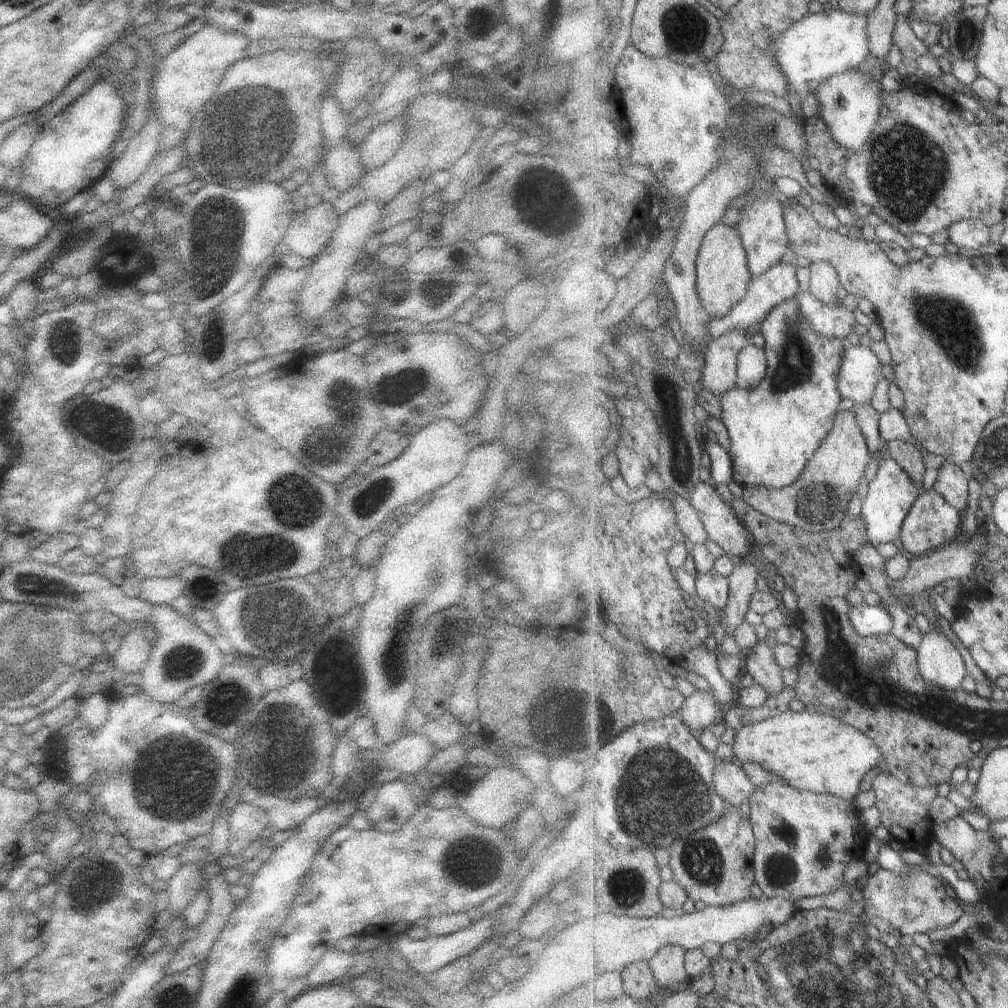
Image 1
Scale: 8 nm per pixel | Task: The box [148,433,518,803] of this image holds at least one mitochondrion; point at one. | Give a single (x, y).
(276, 618)

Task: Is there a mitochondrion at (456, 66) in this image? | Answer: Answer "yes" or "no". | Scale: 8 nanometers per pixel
no

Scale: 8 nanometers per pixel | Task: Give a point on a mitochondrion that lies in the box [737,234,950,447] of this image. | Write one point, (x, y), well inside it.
(796, 365)

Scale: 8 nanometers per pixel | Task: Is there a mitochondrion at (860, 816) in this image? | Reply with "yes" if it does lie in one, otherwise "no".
no

